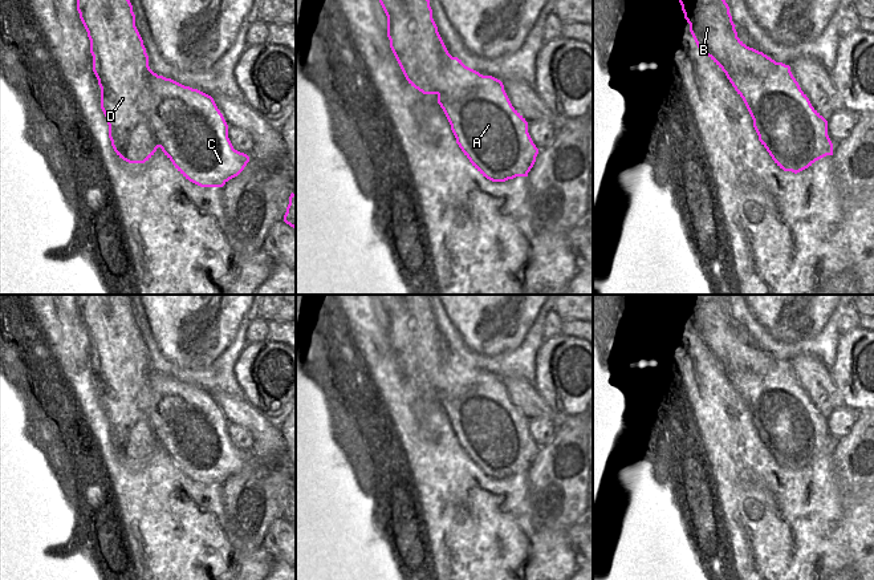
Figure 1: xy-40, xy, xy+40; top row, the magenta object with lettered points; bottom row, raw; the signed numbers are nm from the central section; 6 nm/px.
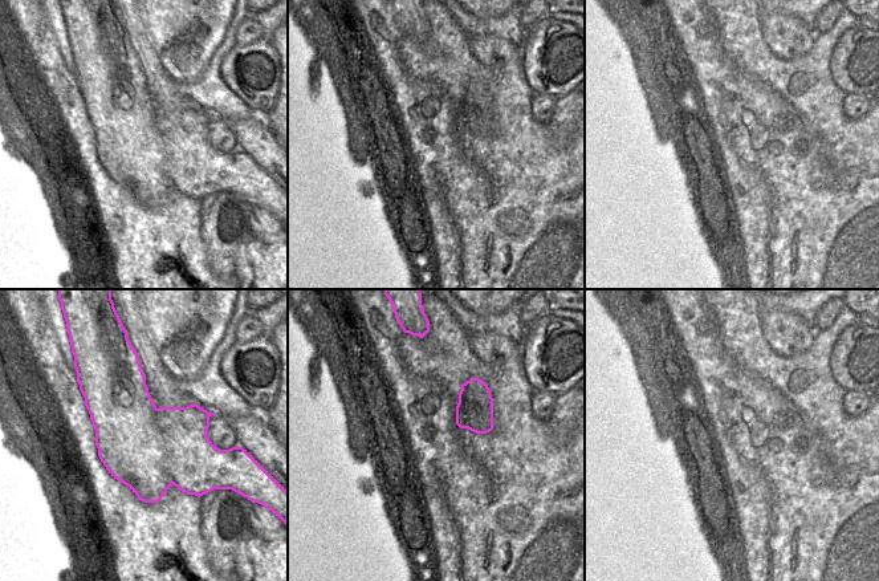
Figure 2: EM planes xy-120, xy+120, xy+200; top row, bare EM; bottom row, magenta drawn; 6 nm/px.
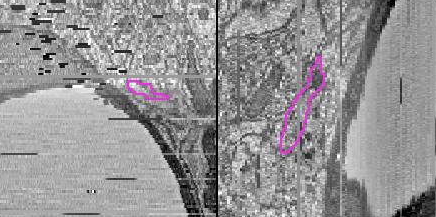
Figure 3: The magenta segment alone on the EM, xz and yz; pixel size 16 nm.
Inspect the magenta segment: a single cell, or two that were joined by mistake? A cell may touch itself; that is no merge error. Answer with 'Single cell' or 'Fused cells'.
Fused cells.

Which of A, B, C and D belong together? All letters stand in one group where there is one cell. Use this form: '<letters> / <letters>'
A C / B D

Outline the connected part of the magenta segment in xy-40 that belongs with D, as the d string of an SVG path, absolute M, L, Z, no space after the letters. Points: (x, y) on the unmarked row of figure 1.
M77 295L77 308L90 337L93 369L101 385L101 406L117 453L129 461L145 461L159 441L149 417L151 366L143 337L135 324L129 295Z

